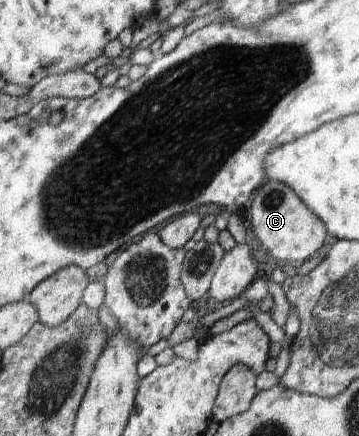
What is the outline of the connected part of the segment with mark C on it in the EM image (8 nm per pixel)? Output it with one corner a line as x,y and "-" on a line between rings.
265,180
262,186
255,189
253,197
251,223
266,251
281,264
297,265
304,263
304,260
309,263
313,261
314,254
324,246
328,232
324,222
296,196
294,190
284,183

